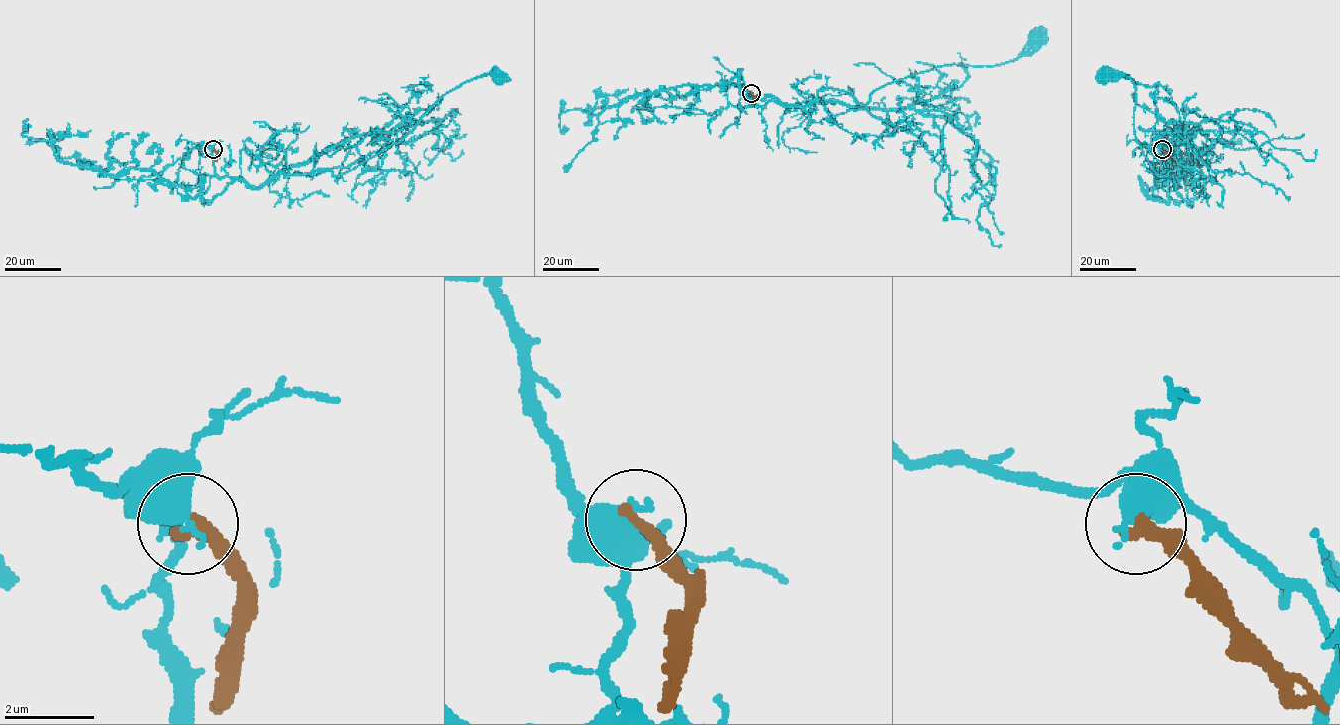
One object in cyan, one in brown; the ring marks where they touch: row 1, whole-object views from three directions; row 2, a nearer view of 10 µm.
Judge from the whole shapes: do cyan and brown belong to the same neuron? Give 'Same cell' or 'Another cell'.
Another cell

